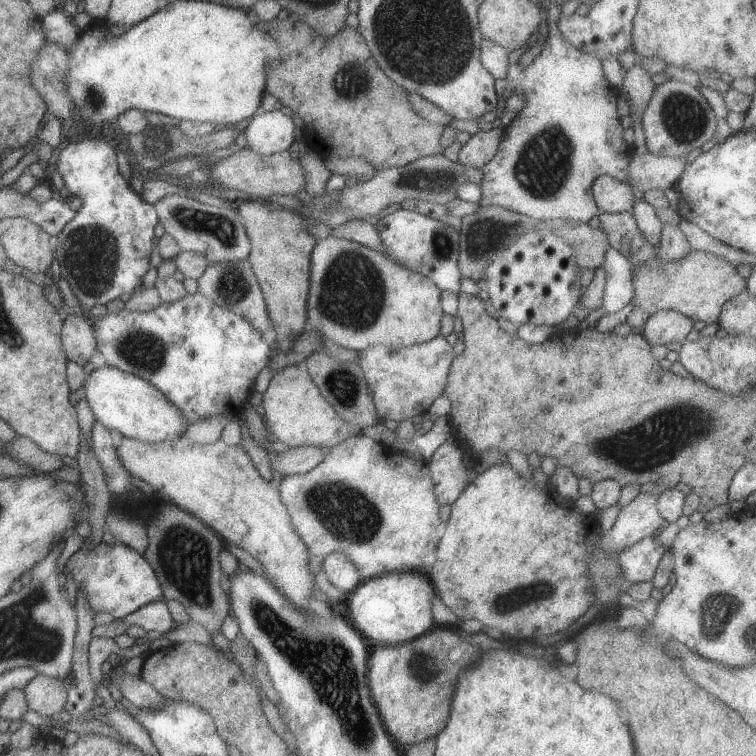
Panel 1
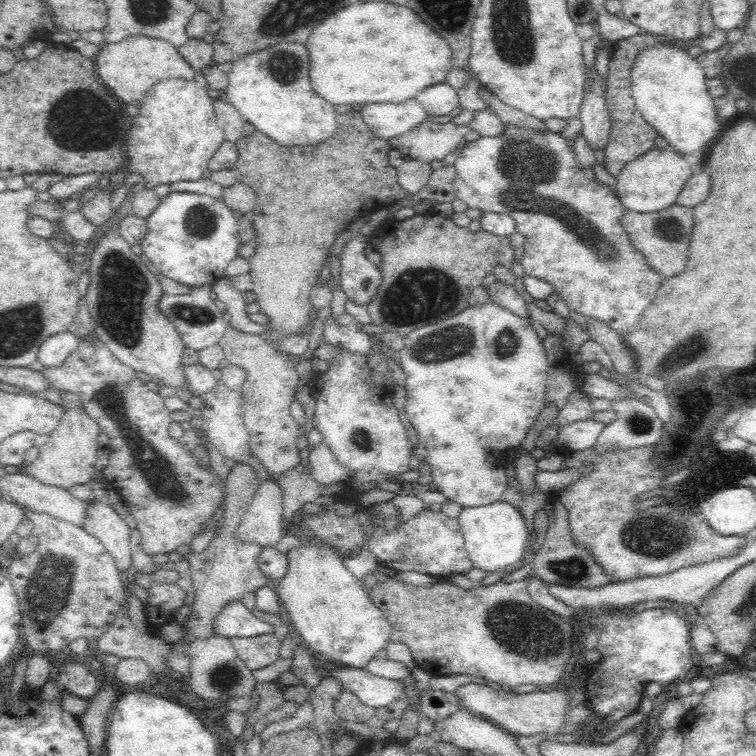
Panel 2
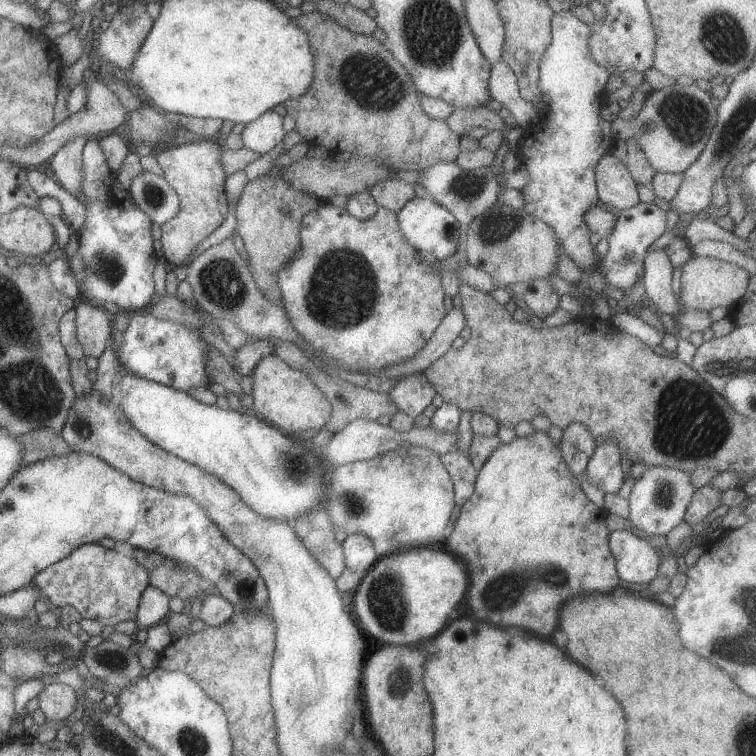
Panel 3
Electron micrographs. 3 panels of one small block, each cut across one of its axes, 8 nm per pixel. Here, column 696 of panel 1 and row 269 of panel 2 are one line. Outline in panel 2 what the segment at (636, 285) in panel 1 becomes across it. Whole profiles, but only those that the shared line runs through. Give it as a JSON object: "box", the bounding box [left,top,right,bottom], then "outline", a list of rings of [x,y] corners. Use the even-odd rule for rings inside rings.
{"box":[232,110,410,352],"outline":[[[352,110],[350,114],[342,114],[342,116],[338,116],[338,130],[334,132],[334,136],[332,136],[330,140],[326,140],[326,142],[316,144],[316,146],[292,146],[292,148],[276,146],[266,134],[260,134],[258,130],[254,130],[250,138],[240,138],[240,140],[236,142],[236,146],[238,146],[238,154],[240,154],[240,158],[236,160],[236,164],[232,166],[232,170],[236,172],[238,182],[250,186],[250,188],[256,192],[256,196],[258,196],[256,208],[252,210],[252,212],[254,212],[254,230],[256,230],[256,236],[258,236],[258,246],[256,246],[254,256],[250,258],[250,266],[252,266],[250,274],[252,274],[252,278],[254,278],[254,288],[252,288],[252,292],[254,292],[254,296],[256,296],[256,302],[260,304],[258,310],[270,318],[270,322],[266,324],[270,330],[268,330],[262,338],[264,338],[274,350],[282,352],[280,346],[278,346],[278,340],[282,340],[282,338],[286,338],[286,336],[296,336],[296,332],[308,332],[308,330],[310,330],[310,322],[312,322],[312,318],[314,318],[314,308],[312,308],[312,302],[310,302],[310,294],[312,294],[312,290],[318,286],[316,280],[320,278],[324,258],[326,258],[328,250],[332,248],[334,240],[340,238],[340,234],[350,226],[352,220],[356,220],[356,218],[364,218],[364,216],[370,216],[370,214],[372,214],[374,210],[378,210],[378,208],[394,206],[398,200],[408,198],[410,194],[400,186],[400,182],[398,182],[398,170],[396,170],[396,168],[390,168],[390,164],[388,164],[388,154],[390,154],[390,150],[392,150],[390,142],[378,140],[376,134],[374,134],[374,132],[366,126],[366,122],[362,120],[360,112],[354,112],[354,110]]]}

